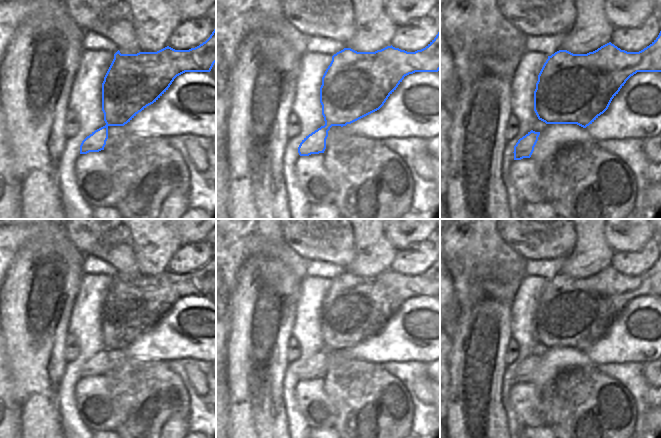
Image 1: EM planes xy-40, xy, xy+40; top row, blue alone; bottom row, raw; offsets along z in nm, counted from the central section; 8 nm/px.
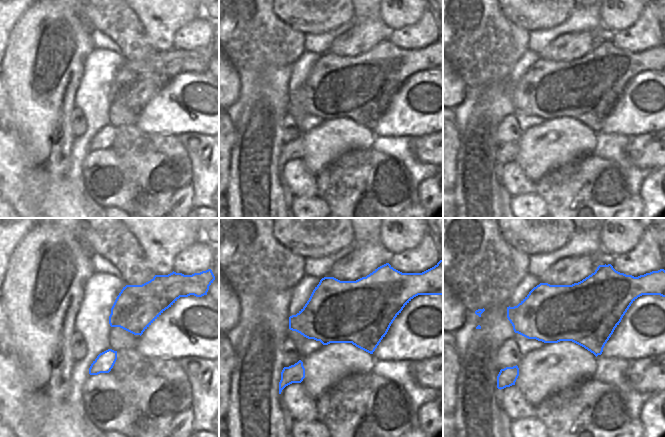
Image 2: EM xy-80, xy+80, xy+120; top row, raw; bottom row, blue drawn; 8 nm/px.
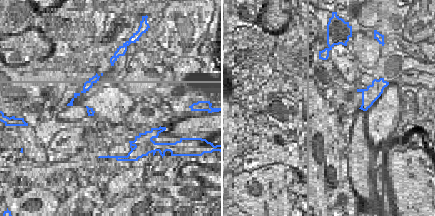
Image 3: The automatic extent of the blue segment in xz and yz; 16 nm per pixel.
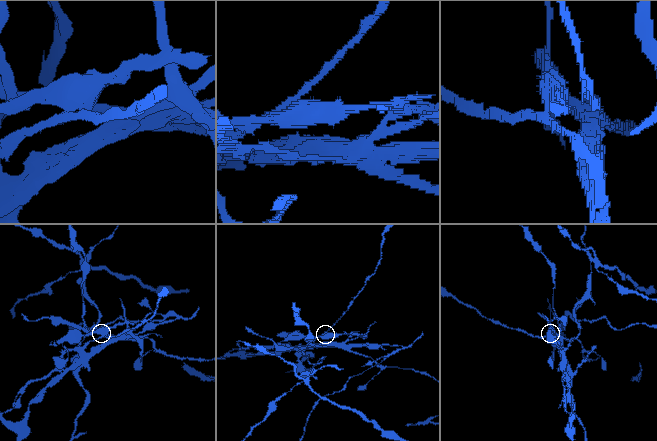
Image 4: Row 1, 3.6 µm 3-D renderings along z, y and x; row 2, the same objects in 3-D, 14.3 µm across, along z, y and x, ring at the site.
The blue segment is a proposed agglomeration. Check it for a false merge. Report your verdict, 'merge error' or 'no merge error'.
merge error

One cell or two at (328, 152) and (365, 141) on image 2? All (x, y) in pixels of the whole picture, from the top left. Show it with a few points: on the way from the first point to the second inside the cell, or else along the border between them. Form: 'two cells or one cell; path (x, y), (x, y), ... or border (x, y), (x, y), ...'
one cell; path (337, 143), (339, 141), (356, 141)

